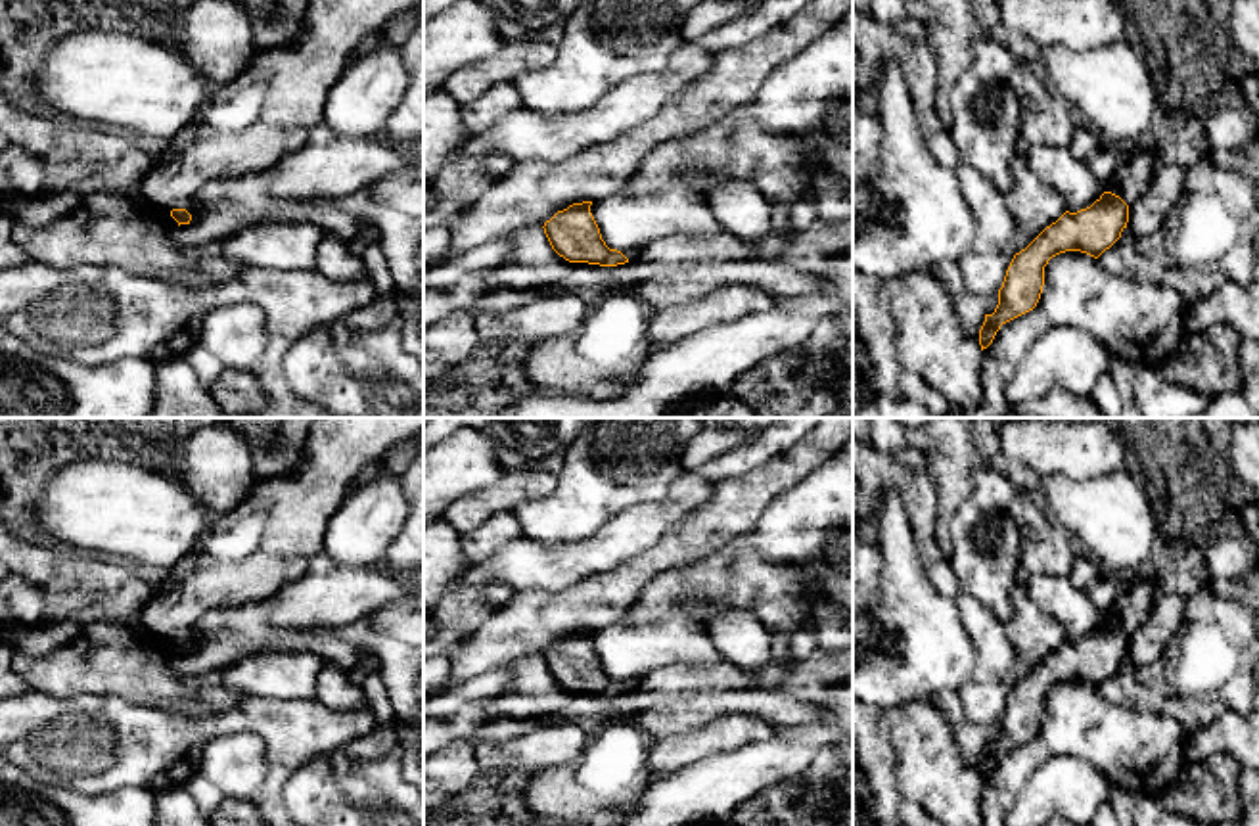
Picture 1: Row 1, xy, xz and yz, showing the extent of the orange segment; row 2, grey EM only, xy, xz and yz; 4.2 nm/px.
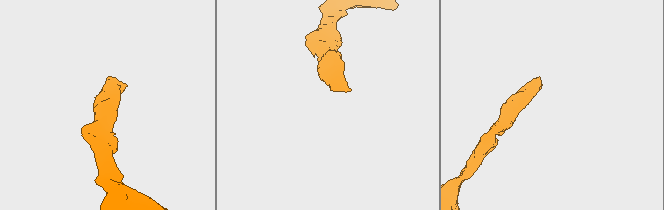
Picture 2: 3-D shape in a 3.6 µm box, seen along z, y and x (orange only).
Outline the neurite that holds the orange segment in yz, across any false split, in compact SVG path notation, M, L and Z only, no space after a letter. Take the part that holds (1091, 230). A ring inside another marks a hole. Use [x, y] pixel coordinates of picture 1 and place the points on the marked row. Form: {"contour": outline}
{"contour": "M1146 138L1133 153L1119 155L1106 192L1087 209L1065 211L1046 226L1025 249L1014 255L993 314L985 314L979 330L981 351L1002 324L1033 310L1044 286L1044 266L1065 251L1081 251L1098 259L1127 228L1129 207L1148 190L1157 163L1165 155Z"}

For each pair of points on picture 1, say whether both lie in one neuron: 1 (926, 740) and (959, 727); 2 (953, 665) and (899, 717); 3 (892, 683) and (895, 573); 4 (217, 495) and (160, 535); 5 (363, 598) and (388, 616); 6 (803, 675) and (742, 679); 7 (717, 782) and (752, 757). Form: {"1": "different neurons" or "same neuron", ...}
{"1": "different neurons", "2": "different neurons", "3": "same neuron", "4": "different neurons", "5": "different neurons", "6": "same neuron", "7": "same neuron"}

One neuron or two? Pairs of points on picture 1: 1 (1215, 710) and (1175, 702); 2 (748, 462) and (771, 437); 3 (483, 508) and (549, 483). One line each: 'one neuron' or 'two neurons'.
1: one neuron
2: one neuron
3: one neuron

